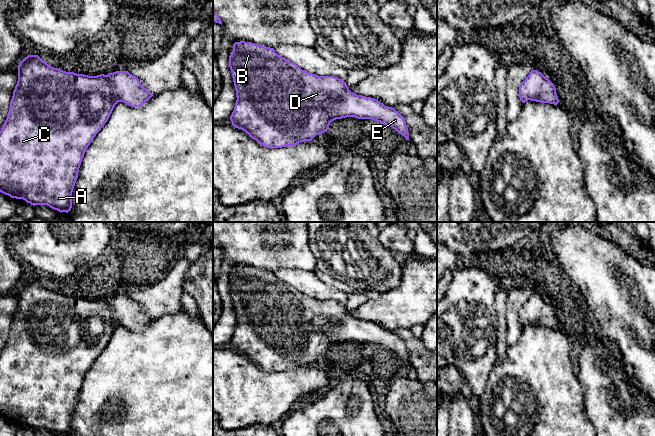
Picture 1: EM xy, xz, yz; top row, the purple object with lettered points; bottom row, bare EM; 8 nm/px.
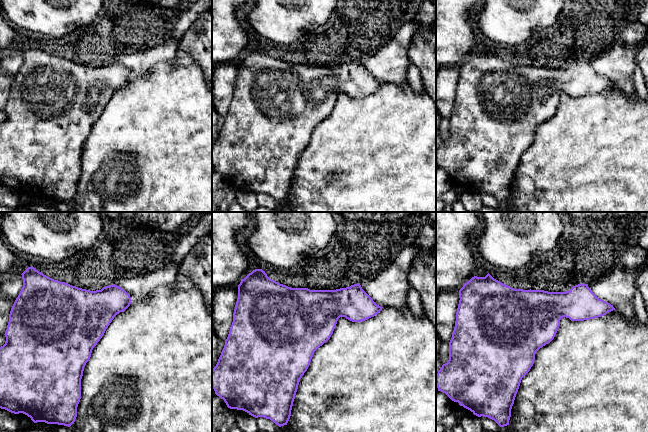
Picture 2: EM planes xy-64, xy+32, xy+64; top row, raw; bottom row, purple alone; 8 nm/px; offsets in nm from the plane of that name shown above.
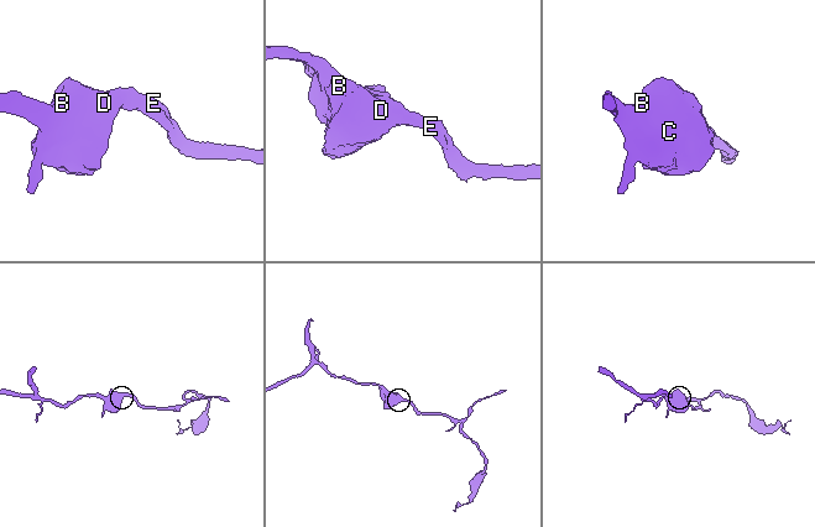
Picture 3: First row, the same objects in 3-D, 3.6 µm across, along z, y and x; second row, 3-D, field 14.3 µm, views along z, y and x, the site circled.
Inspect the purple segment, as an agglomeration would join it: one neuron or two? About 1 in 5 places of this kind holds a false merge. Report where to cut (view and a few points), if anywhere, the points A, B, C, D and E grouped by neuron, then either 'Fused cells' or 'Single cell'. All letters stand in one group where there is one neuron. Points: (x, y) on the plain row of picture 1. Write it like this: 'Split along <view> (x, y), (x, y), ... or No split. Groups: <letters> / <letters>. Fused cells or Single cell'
No split. Groups: A B C D E. Single cell

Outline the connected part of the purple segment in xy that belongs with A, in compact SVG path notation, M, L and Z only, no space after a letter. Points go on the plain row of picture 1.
M28 279L18 289L18 305L13 315L7 342L0 355L0 416L11 422L23 423L33 430L47 429L59 436L69 436L72 432L72 416L86 373L108 345L115 329L118 326L123 326L131 331L140 331L152 320L153 318L142 310L139 303L128 295L116 295L107 299L88 300L54 292L43 285L38 279Z

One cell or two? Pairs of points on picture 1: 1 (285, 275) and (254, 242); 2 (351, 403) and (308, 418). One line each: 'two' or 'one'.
1: two
2: one

